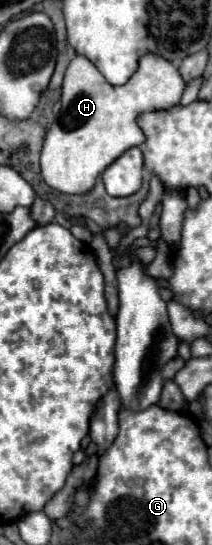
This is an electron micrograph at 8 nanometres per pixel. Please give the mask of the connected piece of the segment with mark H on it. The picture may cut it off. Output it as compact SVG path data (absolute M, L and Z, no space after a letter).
M145 54L137 72L123 86L111 86L101 72L85 58L75 56L65 72L61 108L57 122L45 134L41 148L41 176L45 184L63 194L89 192L103 170L125 150L145 144L145 134L137 124L143 112L169 110L179 104L185 82L179 70L165 58Z

